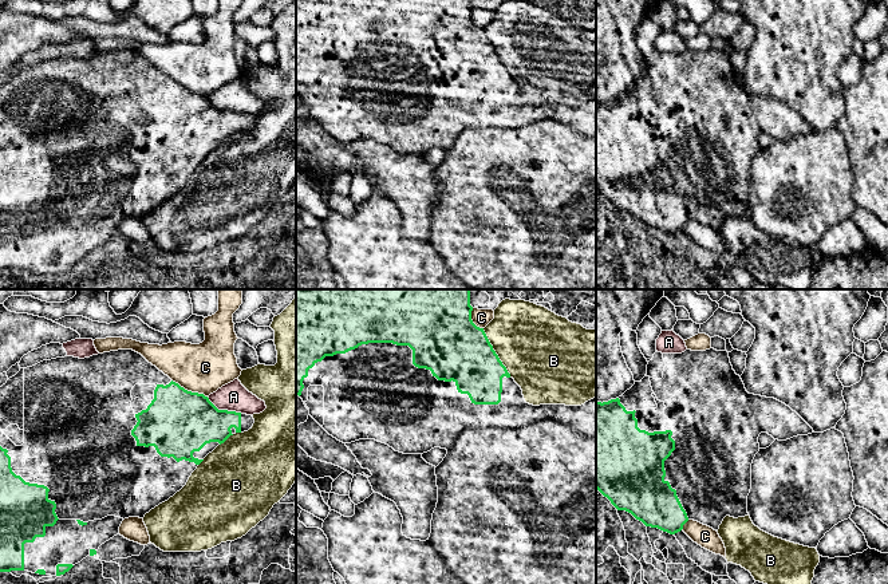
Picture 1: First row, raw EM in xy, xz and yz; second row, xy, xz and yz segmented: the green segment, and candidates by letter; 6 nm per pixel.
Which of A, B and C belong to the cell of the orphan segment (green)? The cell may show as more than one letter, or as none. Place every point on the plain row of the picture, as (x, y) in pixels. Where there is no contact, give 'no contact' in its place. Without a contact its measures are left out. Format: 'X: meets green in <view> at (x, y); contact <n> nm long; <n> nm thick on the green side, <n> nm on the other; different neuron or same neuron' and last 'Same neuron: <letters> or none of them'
A: meets green in xy at (224, 110); contact 240 nm long; 360 nm thick on the green side, 180 nm on the other; different neuron
B: meets green in xz at (494, 52); contact 340 nm long; 380 nm thick on the green side, 440 nm on the other; different neuron
C: meets green in xy at (189, 91); contact 240 nm long; 400 nm thick on the green side, 300 nm on the other; different neuron
Same neuron: none of them

